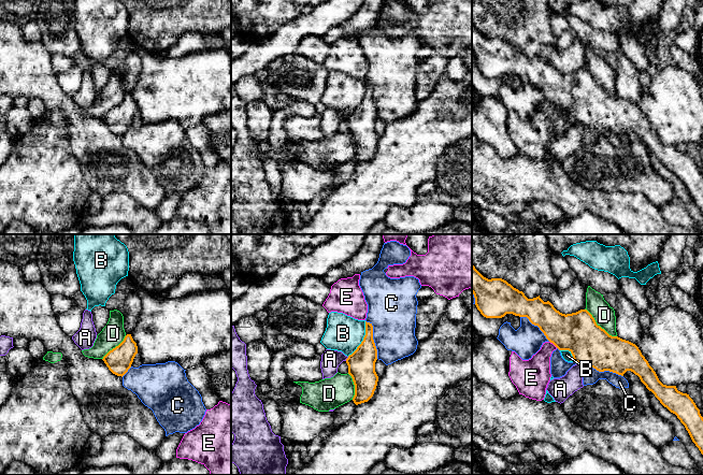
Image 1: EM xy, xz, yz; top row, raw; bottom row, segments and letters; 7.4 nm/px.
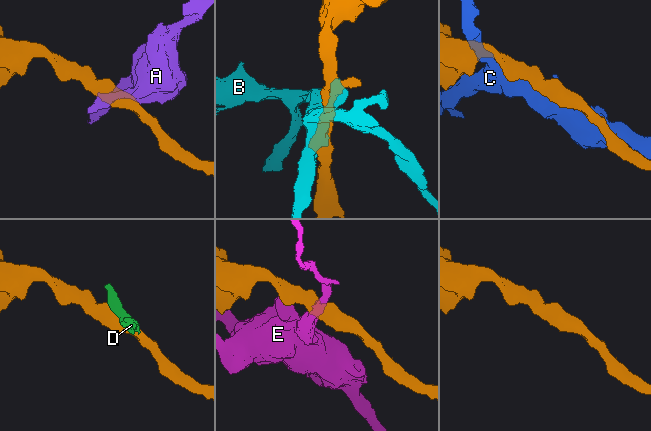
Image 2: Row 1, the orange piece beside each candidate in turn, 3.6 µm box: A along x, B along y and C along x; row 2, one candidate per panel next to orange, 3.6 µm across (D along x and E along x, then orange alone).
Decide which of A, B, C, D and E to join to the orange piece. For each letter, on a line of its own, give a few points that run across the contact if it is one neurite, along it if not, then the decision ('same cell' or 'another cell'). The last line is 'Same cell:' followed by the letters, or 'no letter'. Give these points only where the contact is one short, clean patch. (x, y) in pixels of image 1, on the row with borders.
A: yz (577, 362), (585, 365) | another cell
B: xz (366, 321), (363, 340), (347, 356) | another cell
C: another cell
D: another cell
E: another cell
Same cell: no letter

